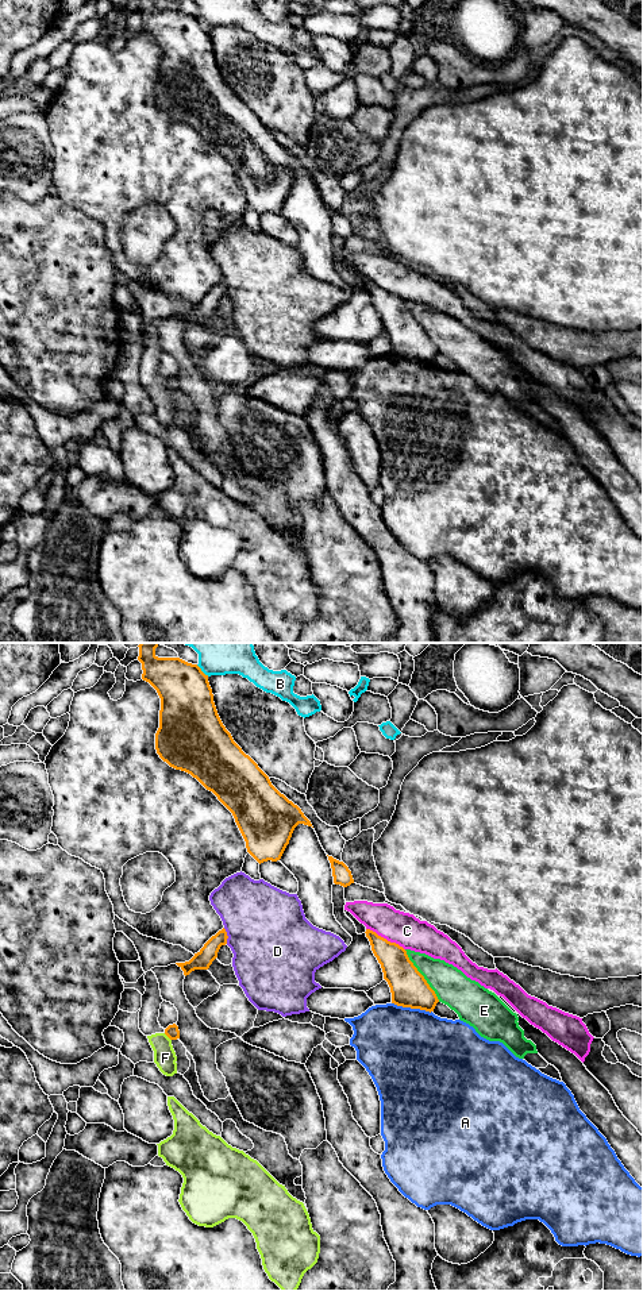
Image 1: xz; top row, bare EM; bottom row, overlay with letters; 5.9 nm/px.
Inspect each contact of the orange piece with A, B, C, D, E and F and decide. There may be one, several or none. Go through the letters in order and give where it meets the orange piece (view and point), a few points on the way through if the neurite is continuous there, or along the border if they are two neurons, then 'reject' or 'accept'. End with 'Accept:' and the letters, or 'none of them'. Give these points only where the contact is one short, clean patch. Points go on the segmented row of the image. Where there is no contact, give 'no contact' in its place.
A: contact xz (412, 1008); reject
B: contact xz (201, 671); reject
C: contact xz (385, 939); border xz (366, 928), (397, 943), (404, 950); reject
D: contact xz (227, 936); reject
E: contact xz (422, 975); reject
F: contact xz (168, 1036); border xz (164, 1033), (170, 1040); reject
Accept: none of them

